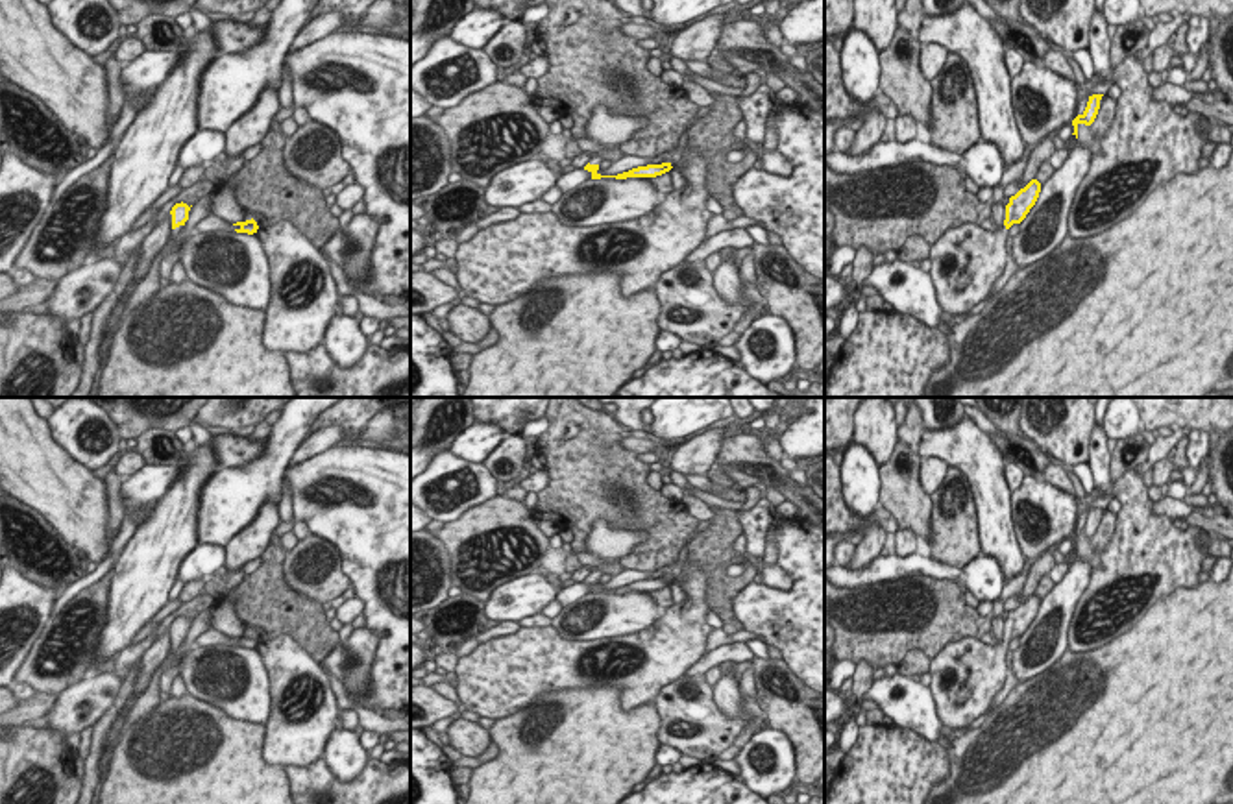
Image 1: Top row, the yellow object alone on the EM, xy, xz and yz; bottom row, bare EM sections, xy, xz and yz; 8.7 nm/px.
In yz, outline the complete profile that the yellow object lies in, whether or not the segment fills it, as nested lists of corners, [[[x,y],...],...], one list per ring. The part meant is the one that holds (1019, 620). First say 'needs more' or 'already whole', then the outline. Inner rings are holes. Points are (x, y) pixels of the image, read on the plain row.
needs more; [[[1032,593],[1009,612],[1002,643],[983,643],[978,638],[963,638],[948,643],[932,662],[930,688],[939,717],[946,726],[967,726],[985,713],[1007,675],[1006,652],[1013,638],[1020,638],[1035,619],[1041,597]]]

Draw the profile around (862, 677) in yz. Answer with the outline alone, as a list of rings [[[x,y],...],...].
[[[860,662],[856,665],[856,671],[854,671],[852,678],[854,678],[856,697],[863,697],[871,689],[873,682],[874,682],[873,667],[867,662]]]

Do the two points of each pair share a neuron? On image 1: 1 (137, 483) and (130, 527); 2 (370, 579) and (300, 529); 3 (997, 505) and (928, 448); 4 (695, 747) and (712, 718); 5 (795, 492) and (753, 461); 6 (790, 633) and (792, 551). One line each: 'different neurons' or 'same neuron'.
1: same neuron
2: different neurons
3: same neuron
4: same neuron
5: same neuron
6: same neuron

